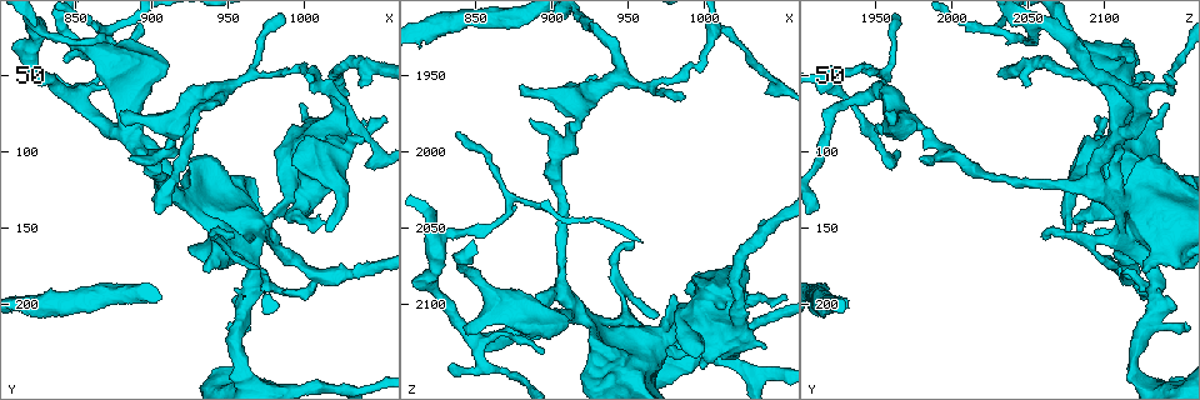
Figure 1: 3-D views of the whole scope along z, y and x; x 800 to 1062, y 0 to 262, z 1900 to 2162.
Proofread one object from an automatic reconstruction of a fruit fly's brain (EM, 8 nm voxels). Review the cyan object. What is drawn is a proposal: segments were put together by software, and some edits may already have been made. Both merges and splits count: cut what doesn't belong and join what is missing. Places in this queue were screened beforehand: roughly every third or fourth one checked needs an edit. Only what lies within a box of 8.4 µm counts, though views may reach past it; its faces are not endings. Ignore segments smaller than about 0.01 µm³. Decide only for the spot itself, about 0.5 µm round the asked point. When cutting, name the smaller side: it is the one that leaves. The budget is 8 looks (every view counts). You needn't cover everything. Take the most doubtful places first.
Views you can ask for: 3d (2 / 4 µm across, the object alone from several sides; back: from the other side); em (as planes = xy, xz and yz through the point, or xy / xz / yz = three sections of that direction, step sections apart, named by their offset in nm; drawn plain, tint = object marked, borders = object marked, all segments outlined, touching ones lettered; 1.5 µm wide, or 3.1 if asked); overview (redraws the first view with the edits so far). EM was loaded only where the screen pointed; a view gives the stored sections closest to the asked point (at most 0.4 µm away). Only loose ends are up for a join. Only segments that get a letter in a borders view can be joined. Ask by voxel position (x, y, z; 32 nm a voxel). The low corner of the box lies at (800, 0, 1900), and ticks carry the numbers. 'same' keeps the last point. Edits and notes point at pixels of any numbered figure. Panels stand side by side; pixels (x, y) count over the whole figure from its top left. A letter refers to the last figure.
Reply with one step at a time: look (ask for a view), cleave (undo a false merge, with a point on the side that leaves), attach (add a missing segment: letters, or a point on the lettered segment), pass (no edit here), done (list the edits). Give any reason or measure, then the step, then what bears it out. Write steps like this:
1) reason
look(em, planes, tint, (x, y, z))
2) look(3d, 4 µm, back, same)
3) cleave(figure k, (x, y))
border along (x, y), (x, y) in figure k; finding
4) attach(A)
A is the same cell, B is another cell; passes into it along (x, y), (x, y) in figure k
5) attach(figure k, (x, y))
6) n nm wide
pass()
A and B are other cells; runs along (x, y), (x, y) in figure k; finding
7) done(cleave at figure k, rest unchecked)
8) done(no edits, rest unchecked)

branch point
look(em, planes, borders, (964, 192, 2132))

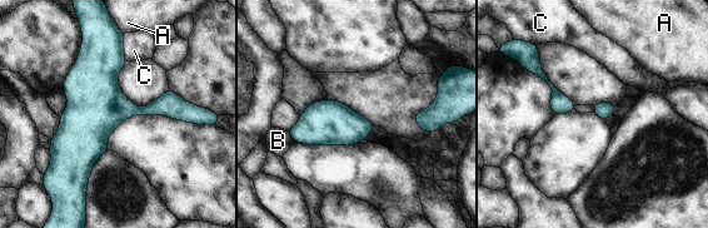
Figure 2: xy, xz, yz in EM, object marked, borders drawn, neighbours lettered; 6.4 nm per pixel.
C touches over 150 nm
pass()
A, B and C are other cells; one neuron here

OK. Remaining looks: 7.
thick end
look(em, xy, step 4, borders, (1042, 80, 2128))

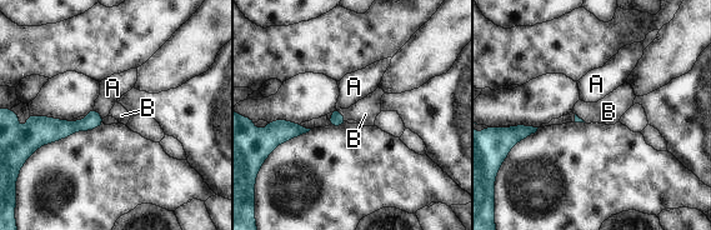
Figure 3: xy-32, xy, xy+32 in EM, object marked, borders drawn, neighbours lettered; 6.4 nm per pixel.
cut it another way
look(em, planes, borders, same)

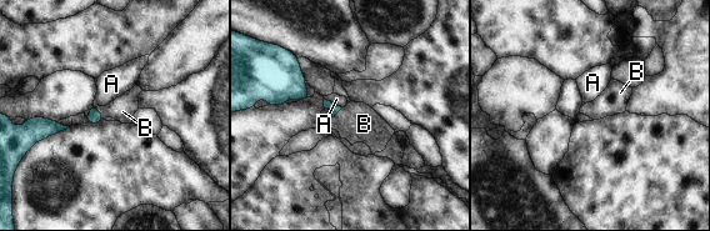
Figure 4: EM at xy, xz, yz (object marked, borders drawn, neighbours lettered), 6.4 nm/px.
A touches over 140 nm
attach(B)
B is the same cell, A is another cell; the neuron continues

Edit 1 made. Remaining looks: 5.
look(overview)

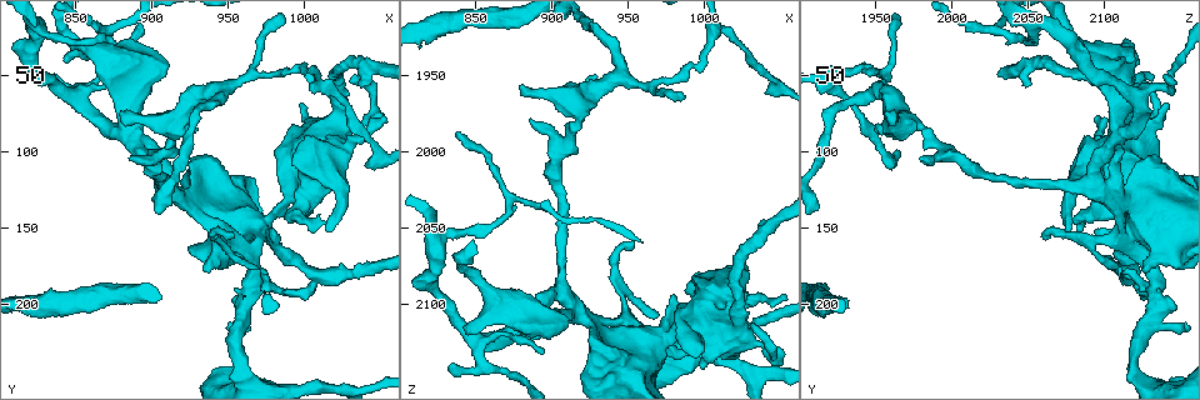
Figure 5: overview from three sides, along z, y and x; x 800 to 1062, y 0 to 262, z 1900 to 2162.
branch stops here
look(3d, 4 µm, (928, 86, 1952))

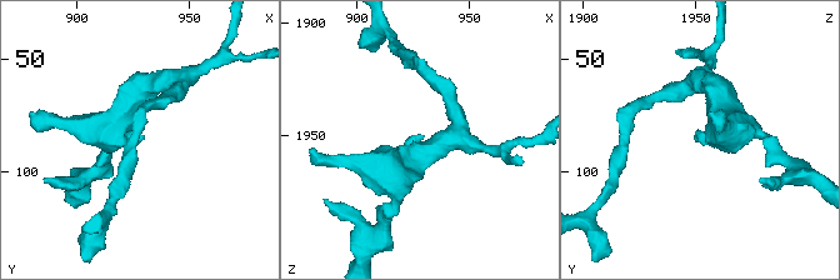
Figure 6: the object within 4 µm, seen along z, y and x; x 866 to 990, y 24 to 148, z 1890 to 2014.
look(em, planes, borders, (929, 86, 1950))

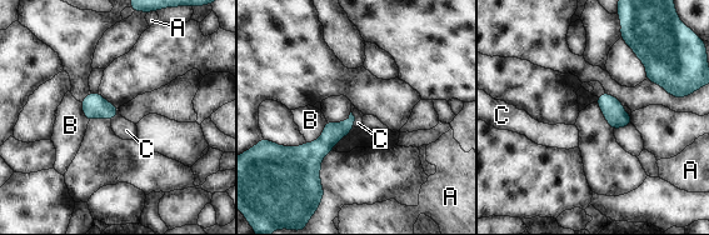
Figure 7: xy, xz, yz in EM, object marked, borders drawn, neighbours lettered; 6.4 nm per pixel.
100 nm wide
pass()
A, B and C are other cells; border along (351, 111), (354, 125) in figure 7; no lettered segment goes on from it

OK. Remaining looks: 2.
done(attach at figure 4, rest unchecked)

